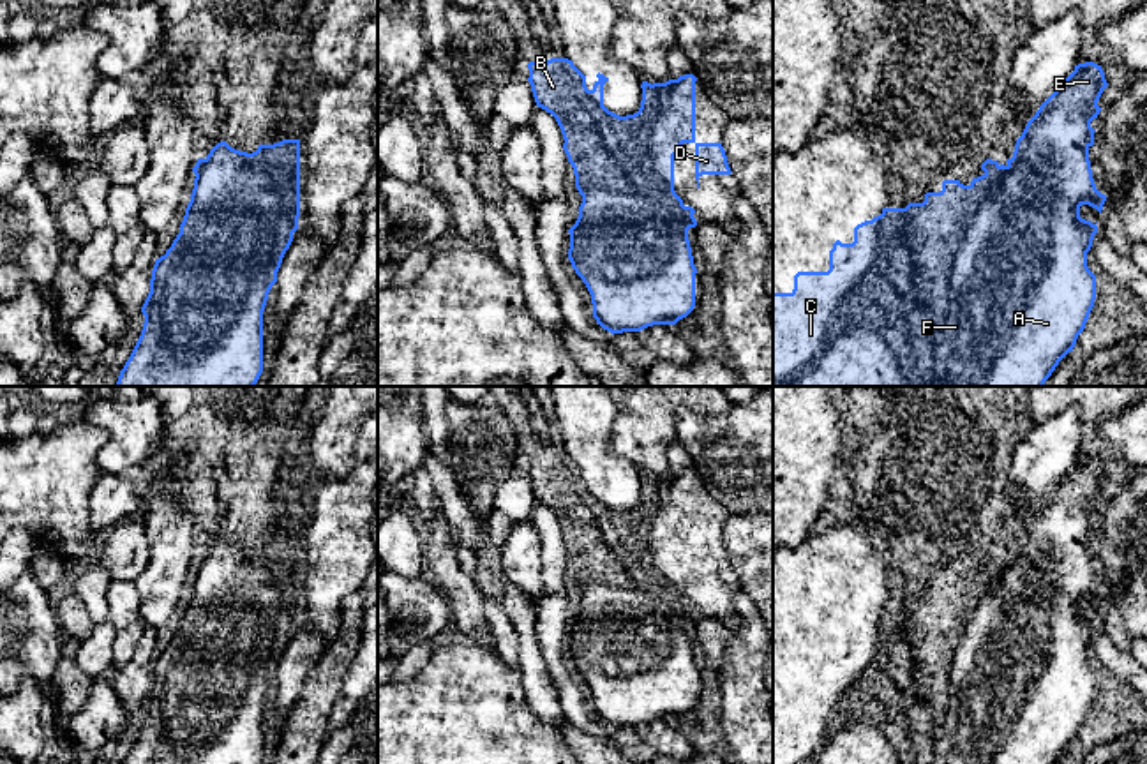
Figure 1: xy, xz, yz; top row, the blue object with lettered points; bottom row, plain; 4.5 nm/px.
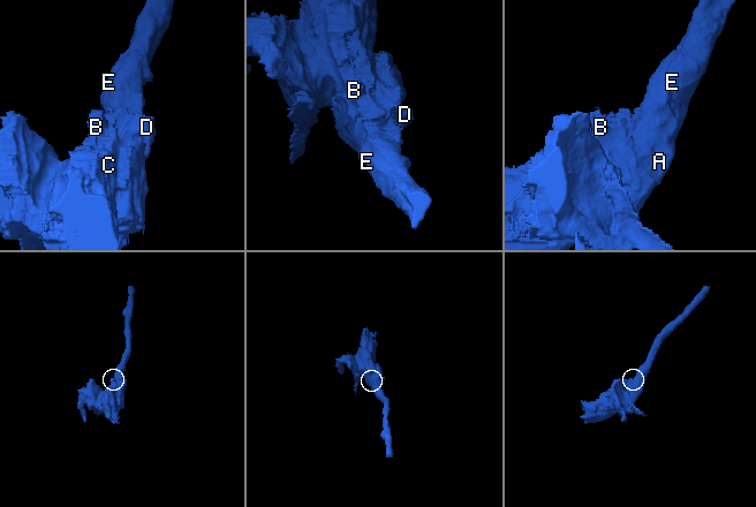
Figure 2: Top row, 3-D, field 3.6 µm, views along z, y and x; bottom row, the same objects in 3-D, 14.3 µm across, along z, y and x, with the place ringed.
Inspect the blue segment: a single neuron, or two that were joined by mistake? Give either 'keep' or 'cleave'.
keep

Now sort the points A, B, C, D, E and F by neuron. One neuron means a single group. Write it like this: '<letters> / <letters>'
A B C D E F

